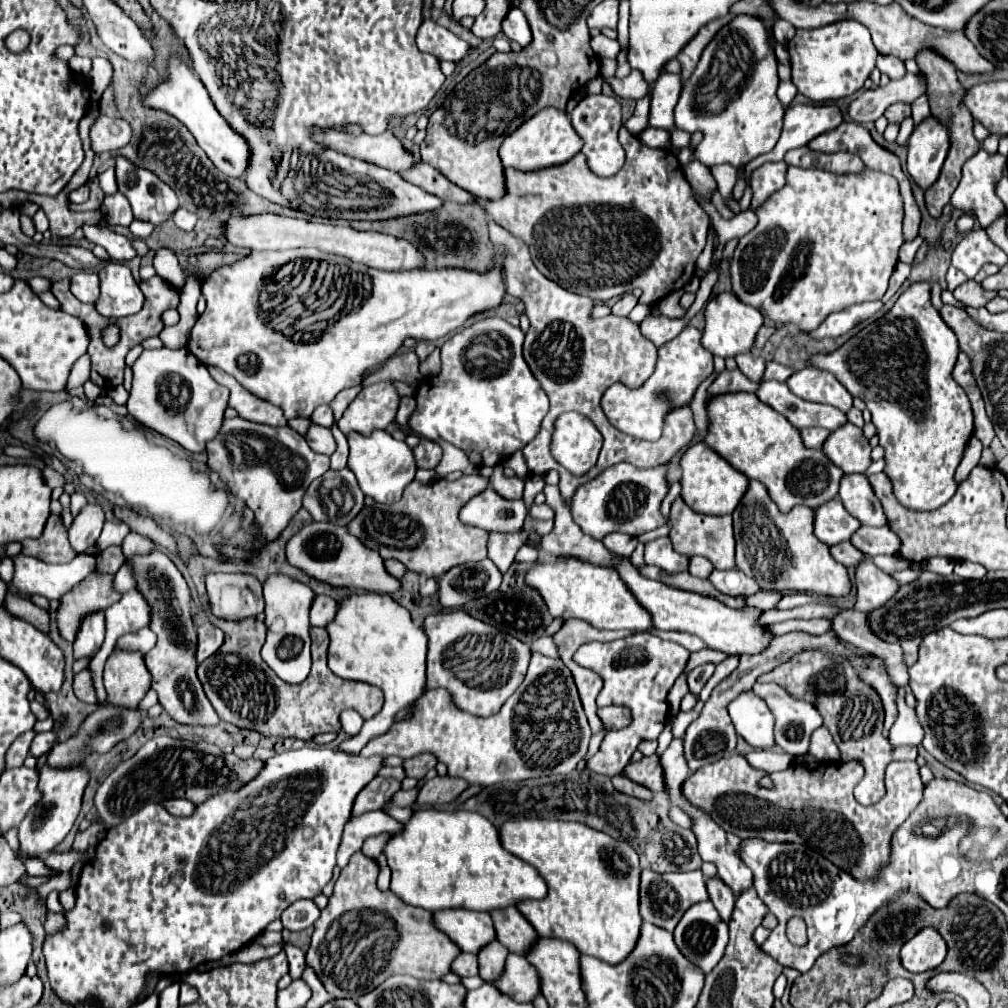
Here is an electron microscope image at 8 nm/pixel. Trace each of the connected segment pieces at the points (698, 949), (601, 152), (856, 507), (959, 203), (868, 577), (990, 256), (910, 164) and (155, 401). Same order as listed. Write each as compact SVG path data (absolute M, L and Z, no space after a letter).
M705 901L705 903L697 903L693 905L693 909L689 909L679 925L675 927L673 931L673 937L675 937L675 945L677 949L681 949L681 953L693 963L697 965L703 975L707 975L723 957L723 951L727 947L727 923L721 921L717 909L713 907L711 901Z
M587 95L577 103L577 107L571 111L571 123L577 135L583 139L583 153L587 155L589 167L599 177L611 177L615 175L625 161L625 151L621 143L617 141L617 131L623 125L621 123L621 105L611 95Z
M861 473L845 475L841 479L839 497L841 497L845 509L855 519L859 519L861 525L869 525L869 527L885 527L887 525L885 513L867 481L867 475L861 475Z
M981 149L977 155L973 155L973 157L963 165L963 177L961 177L957 189L955 189L953 197L951 197L951 207L953 207L953 209L959 209L961 213L973 213L973 215L981 221L981 227L983 227L983 229L985 229L991 221L995 221L995 219L1003 213L1003 209L1005 209L1003 201L1001 201L1001 199L997 197L997 193L995 193L995 185L997 185L997 181L1003 177L1005 161L1007 161L1007 159L1005 159L1003 155L999 155L999 153L989 155L989 153L985 153L985 151Z
M867 557L857 567L855 585L857 585L857 601L853 609L861 613L871 613L871 609L881 609L881 605L885 605L885 601L891 601L893 593L897 593L899 589L897 579L875 567L873 561Z
M977 229L967 233L953 249L953 265L967 277L975 277L983 263L995 263L1003 267L1007 263L1007 255L987 237L983 229Z
M929 115L915 125L907 147L907 171L921 189L927 189L937 181L949 153L949 127Z
M189 349L143 351L133 365L133 387L129 391L129 415L141 425L177 441L191 453L201 453L223 421L229 389L219 385L207 367Z

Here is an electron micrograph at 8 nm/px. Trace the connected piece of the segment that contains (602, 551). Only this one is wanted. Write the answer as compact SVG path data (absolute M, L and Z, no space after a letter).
M545 485L545 502L555 513L555 527L549 535L541 539L541 549L549 551L553 555L565 555L565 557L577 557L581 561L601 565L615 569L619 559L625 559L623 555L617 555L603 547L601 541L581 533L581 529L575 525L571 511L563 501L557 485Z

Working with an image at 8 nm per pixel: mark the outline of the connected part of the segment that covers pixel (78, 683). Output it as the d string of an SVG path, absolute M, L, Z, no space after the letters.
M89 667L75 675L73 689L75 689L75 695L81 701L85 701L85 703L97 703L97 693L95 693L95 687L93 687L93 675L91 675Z

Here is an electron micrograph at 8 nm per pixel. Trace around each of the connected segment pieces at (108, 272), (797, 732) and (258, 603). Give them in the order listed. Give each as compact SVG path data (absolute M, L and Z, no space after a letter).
M109 261L101 271L101 295L97 299L97 311L105 317L133 315L143 307L143 293L131 275L127 263Z
M755 683L753 693L757 693L757 697L761 697L767 703L767 707L771 709L771 713L775 715L775 741L777 741L777 745L793 757L807 755L809 753L807 751L809 749L809 737L813 735L815 729L819 729L823 725L819 711L807 701L793 699L787 691L783 691L779 685L773 685L773 683L769 683L769 685Z
M249 573L207 575L207 597L211 613L219 619L237 621L263 611L261 583Z

